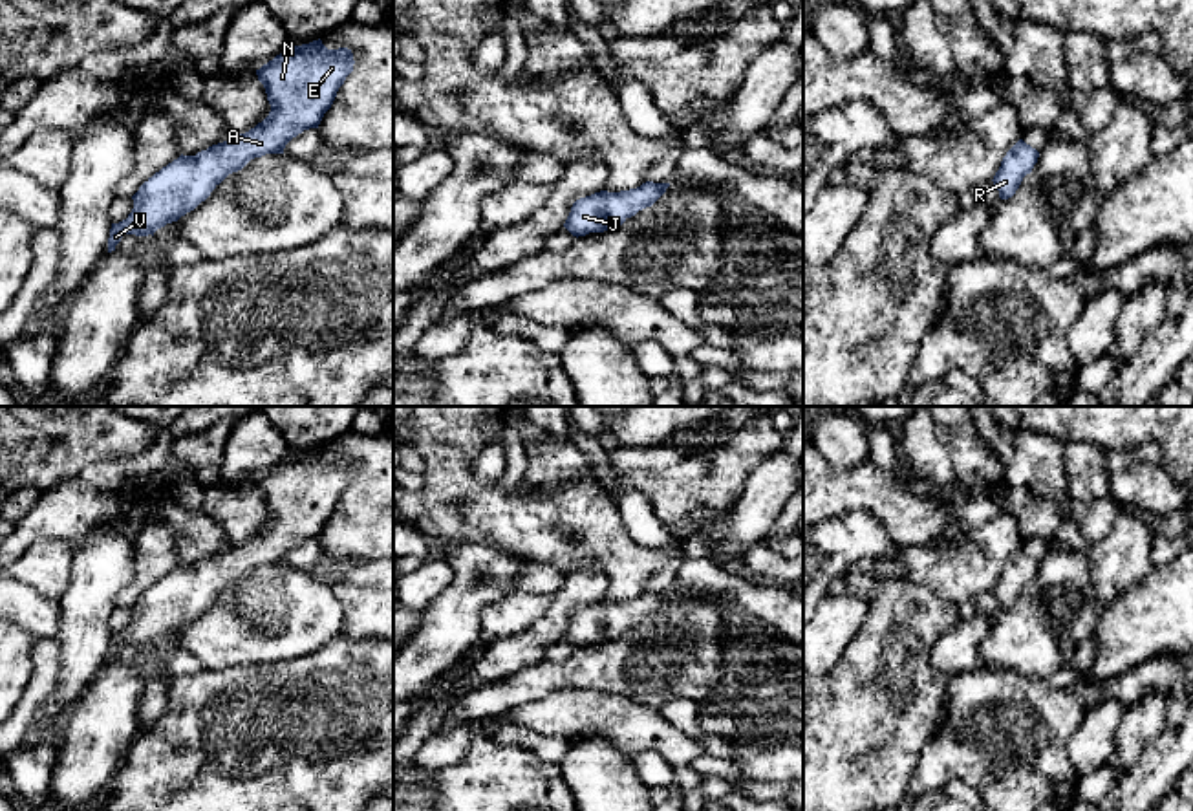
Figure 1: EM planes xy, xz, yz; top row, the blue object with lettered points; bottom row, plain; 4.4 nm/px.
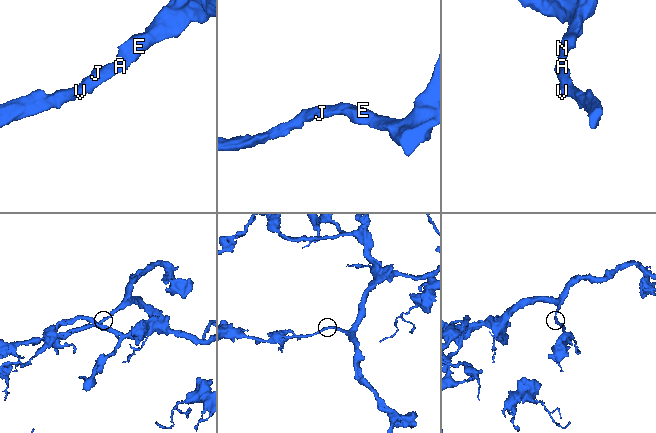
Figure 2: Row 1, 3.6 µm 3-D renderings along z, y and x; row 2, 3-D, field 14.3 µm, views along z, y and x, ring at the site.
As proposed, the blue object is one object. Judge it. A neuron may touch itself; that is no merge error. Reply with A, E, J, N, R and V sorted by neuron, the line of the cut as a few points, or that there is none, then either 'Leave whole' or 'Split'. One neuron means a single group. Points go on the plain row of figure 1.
Groups: A E J N R V. No split. Leave whole

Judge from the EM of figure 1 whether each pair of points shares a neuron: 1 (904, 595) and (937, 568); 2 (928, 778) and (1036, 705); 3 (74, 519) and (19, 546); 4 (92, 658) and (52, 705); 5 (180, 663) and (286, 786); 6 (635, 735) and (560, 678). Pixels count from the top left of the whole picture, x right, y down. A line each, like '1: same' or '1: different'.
1: different
2: same
3: same
4: same
5: different
6: different

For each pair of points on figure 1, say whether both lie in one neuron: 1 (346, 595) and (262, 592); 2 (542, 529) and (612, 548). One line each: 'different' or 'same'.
1: different
2: same

